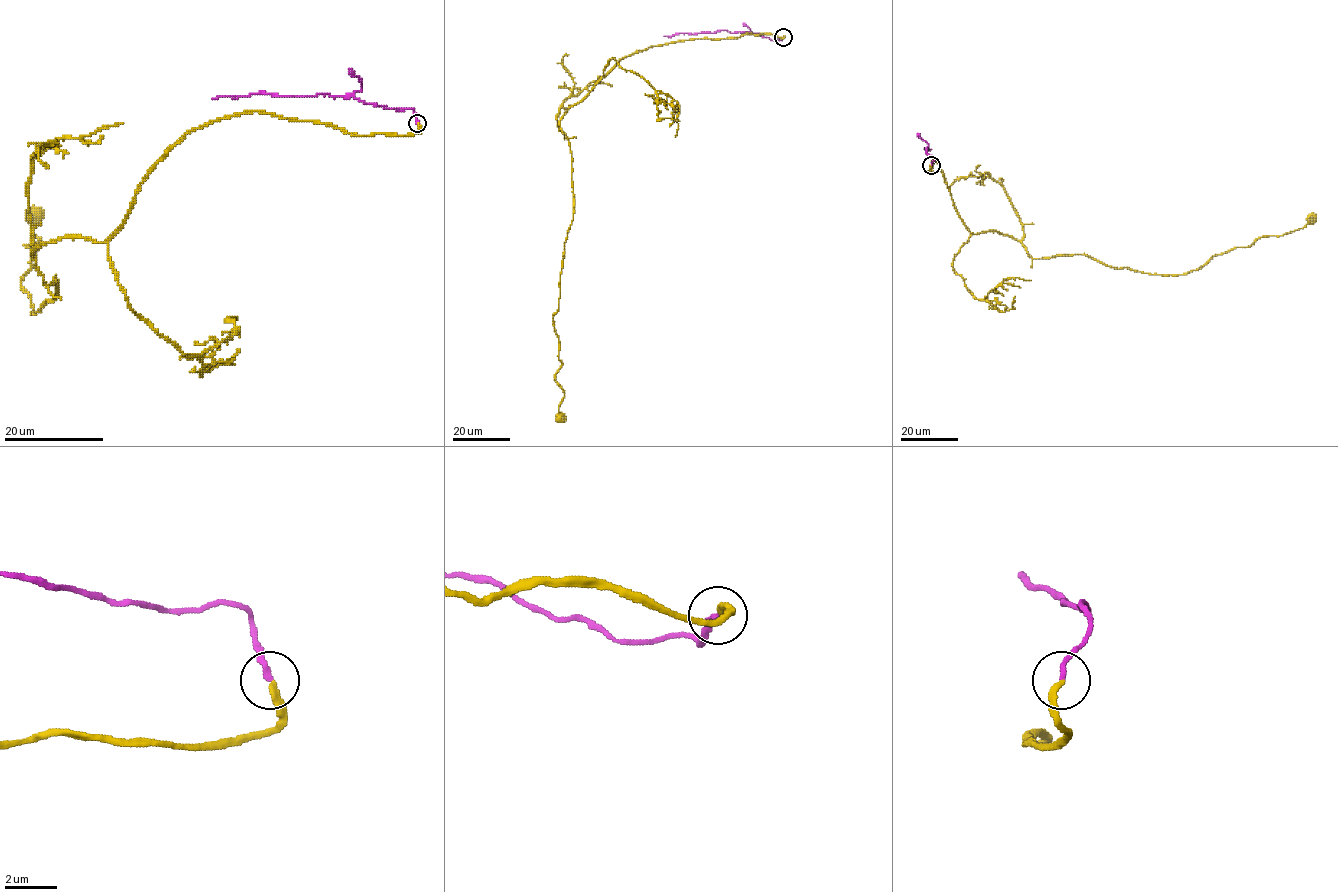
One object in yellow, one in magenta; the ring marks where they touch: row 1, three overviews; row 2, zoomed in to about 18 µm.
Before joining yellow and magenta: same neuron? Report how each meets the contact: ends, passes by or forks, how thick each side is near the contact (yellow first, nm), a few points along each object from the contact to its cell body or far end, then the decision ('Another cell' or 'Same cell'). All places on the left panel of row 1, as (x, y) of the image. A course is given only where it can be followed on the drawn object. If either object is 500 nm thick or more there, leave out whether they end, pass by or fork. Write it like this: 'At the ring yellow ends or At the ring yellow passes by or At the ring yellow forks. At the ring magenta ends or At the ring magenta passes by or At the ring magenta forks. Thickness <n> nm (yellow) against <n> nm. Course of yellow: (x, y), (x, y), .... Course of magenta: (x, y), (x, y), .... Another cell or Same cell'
At the ring yellow ends. At the ring magenta ends. Thickness 240 nm (yellow) against 200 nm. Course of yellow: (418, 123), (352, 135), (248, 111), (190, 130), (106, 241), (33, 252), (57, 294), (33, 314), (34, 211). Course of magenta: (418, 123), (411, 109), (385, 108), (361, 101), (352, 95), (298, 96), (267, 93), (213, 99). Another cell

